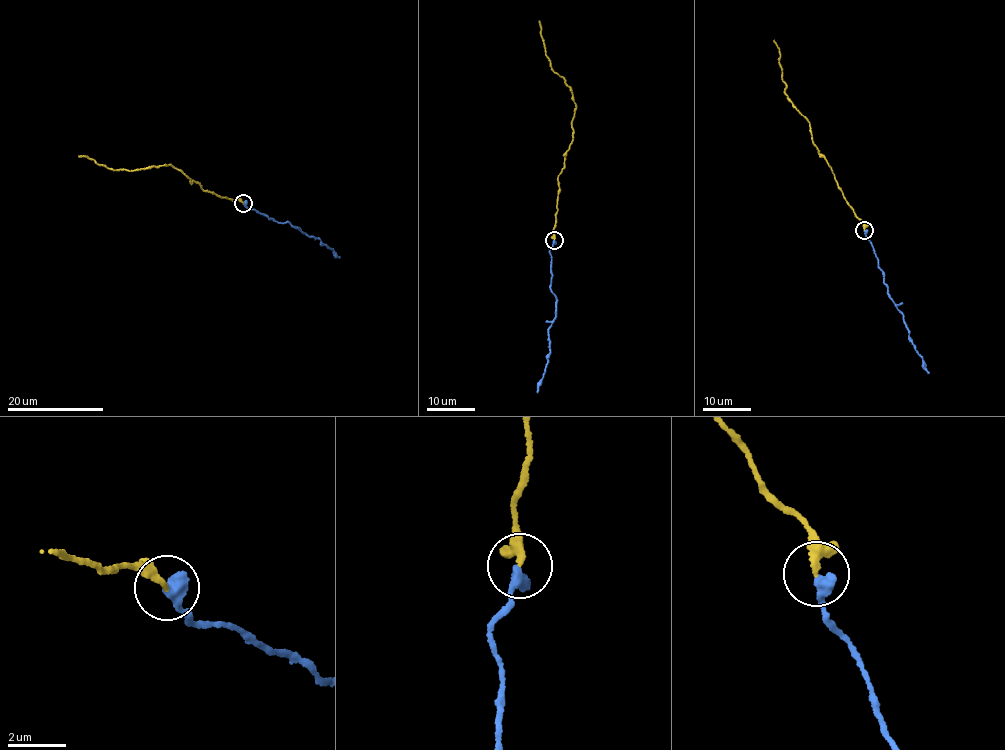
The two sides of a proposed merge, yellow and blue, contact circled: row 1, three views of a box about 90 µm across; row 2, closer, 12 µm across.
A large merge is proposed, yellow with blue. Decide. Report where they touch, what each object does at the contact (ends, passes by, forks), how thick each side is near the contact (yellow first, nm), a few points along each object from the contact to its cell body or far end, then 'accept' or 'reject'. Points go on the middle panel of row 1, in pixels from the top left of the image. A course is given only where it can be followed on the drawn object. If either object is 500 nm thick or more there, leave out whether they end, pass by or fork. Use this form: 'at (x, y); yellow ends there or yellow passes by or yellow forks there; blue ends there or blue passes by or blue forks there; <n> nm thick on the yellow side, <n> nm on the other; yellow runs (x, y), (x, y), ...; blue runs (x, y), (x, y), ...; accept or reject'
at (554, 240); yellow passes by; blue ends there; 200 nm thick on the yellow side, 480 nm on the other; yellow runs (554, 240), (558, 179), (573, 140), (572, 122), (576, 106), (571, 90), (551, 65), (539, 20); blue runs (554, 240), (550, 250), (550, 266), (555, 316), (548, 331), (550, 351), (537, 392); accept

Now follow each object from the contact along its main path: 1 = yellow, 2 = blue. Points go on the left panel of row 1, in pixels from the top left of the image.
1: (243, 203), (203, 190), (200, 184), (192, 182), (173, 167), (165, 164), (118, 171), (78, 156)
2: (243, 203), (247, 208), (290, 223), (320, 239), (340, 257)

